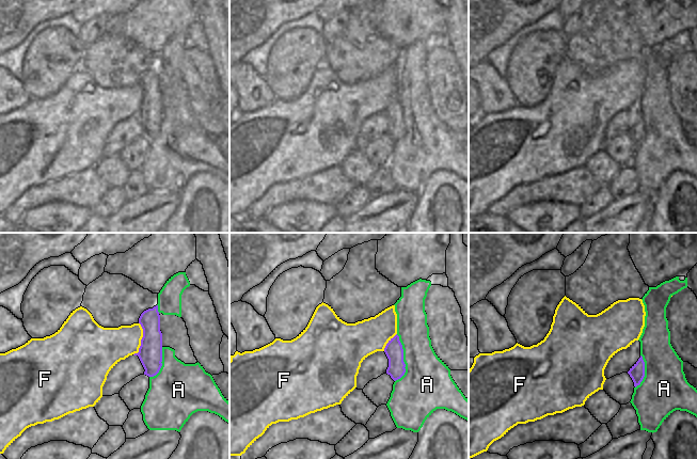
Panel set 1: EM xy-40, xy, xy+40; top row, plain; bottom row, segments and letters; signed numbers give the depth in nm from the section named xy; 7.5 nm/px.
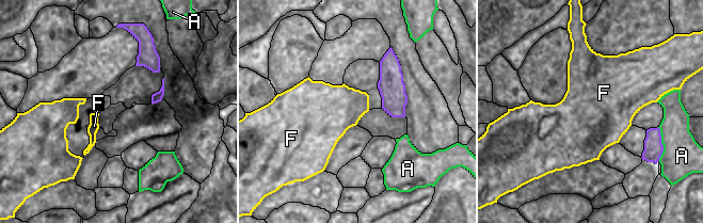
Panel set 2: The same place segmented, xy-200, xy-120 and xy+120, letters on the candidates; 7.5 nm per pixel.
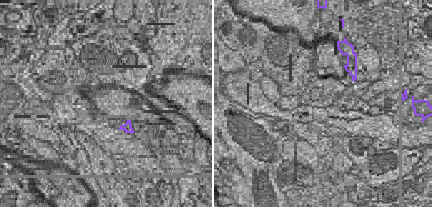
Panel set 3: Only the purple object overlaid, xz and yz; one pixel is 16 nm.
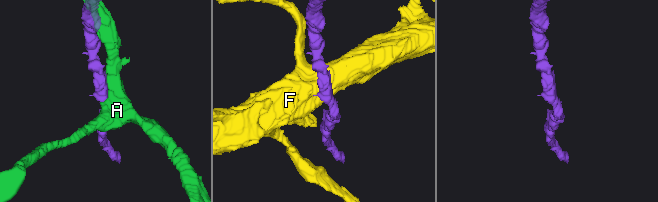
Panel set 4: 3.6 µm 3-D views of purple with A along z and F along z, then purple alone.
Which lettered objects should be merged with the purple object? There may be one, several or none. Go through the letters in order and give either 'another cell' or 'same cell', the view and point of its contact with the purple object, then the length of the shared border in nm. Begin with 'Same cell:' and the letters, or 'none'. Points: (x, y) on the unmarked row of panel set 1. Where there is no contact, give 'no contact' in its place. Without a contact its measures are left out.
Same cell: none
A: another cell; contact xy (402, 120); length 360 nm
F: another cell; contact xy-40 (141, 100); length 260 nm

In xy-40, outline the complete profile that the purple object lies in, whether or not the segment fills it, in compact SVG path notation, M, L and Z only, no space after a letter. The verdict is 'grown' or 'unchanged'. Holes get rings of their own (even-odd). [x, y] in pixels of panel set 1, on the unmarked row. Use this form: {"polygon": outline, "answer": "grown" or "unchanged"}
{"polygon": "M158 66L144 72L139 84L143 90L143 98L138 116L148 138L156 137L162 127L162 94L160 92L160 76Z", "answer": "unchanged"}

